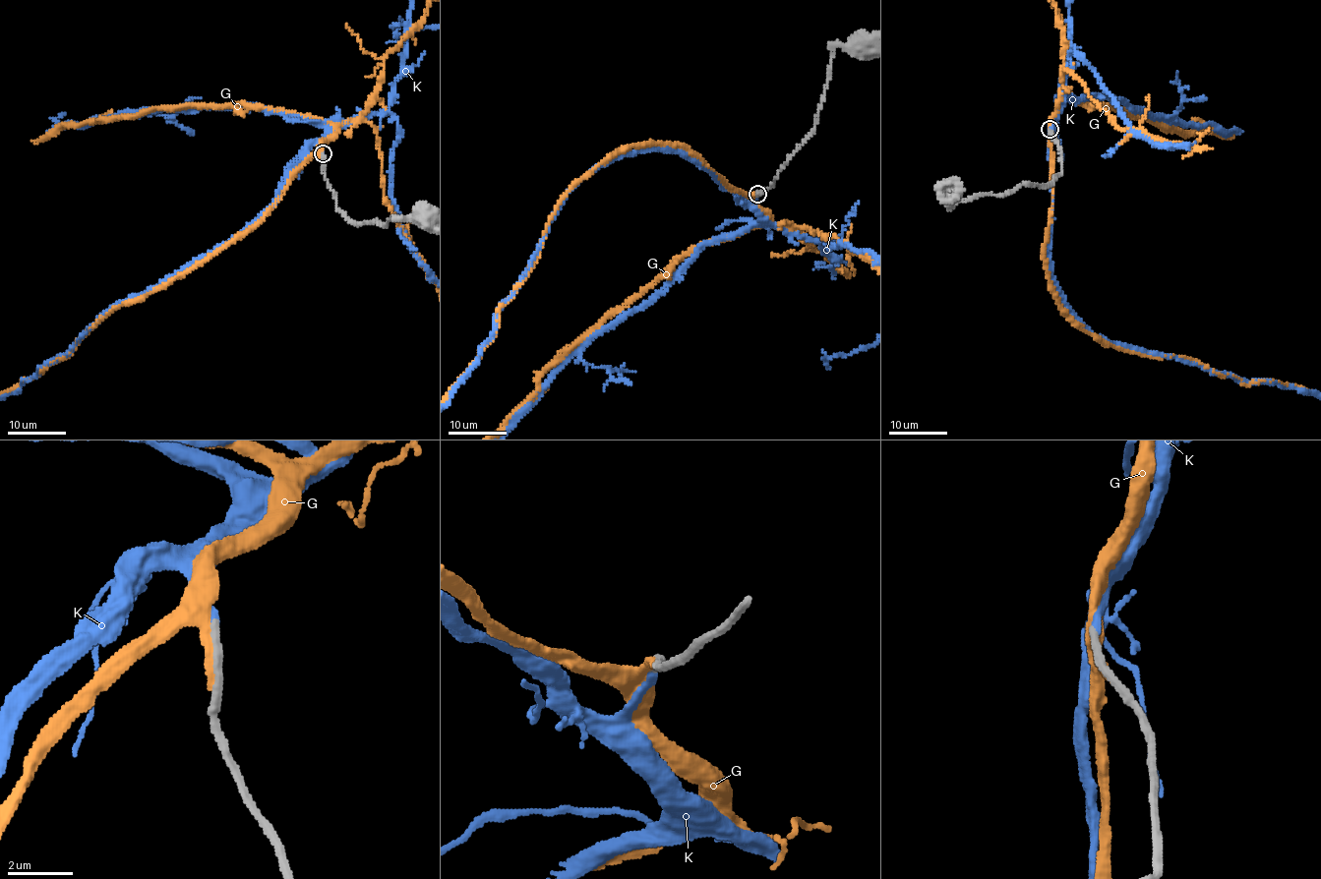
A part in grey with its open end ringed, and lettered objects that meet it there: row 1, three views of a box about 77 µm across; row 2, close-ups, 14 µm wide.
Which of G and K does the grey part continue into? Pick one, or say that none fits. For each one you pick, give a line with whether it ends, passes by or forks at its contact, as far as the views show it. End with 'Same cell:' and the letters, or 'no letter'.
K: it ends
Same cell: K

